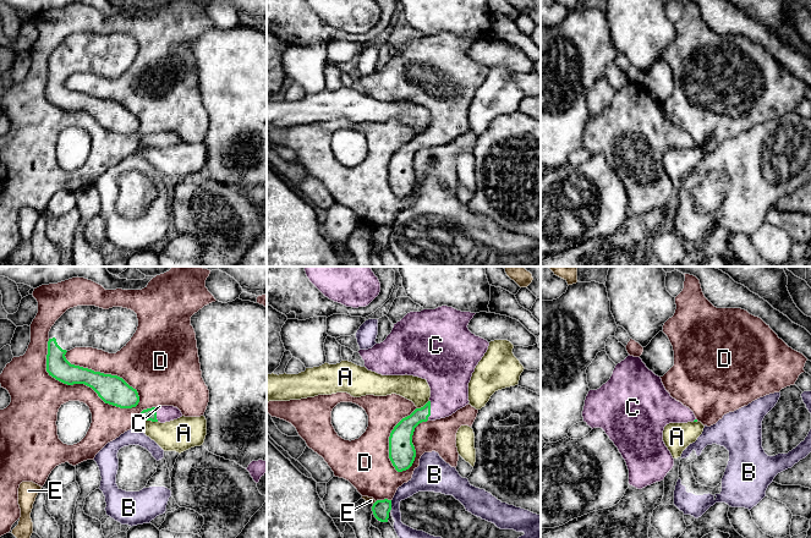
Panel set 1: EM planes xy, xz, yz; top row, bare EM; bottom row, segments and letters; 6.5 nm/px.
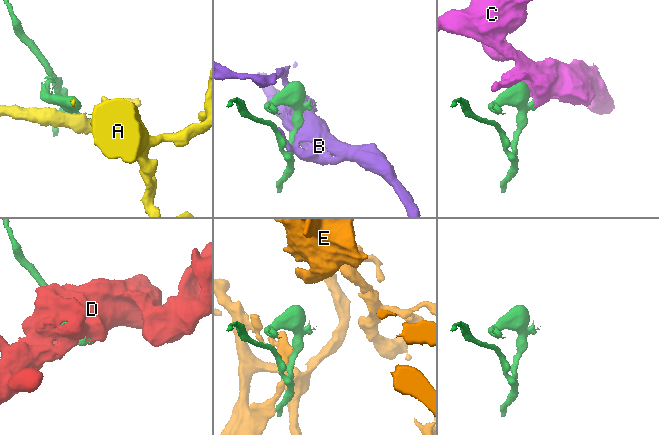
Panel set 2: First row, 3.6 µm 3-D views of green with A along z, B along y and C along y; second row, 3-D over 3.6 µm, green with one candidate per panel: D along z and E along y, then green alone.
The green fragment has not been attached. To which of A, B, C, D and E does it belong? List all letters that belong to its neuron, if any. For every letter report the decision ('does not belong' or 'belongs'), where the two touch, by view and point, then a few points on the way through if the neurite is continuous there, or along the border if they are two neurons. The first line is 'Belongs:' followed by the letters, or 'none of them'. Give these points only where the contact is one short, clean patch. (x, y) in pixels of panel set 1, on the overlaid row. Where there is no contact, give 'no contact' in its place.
Belongs: C
A: does not belong; contact xy (148, 420)
B: does not belong; contact xz (390, 505)
C: belongs; contact xz (429, 410)
D: does not belong; contact xy (77, 383)
E: does not belong; contact xz (374, 503); border xz (376, 501), (373, 504)

